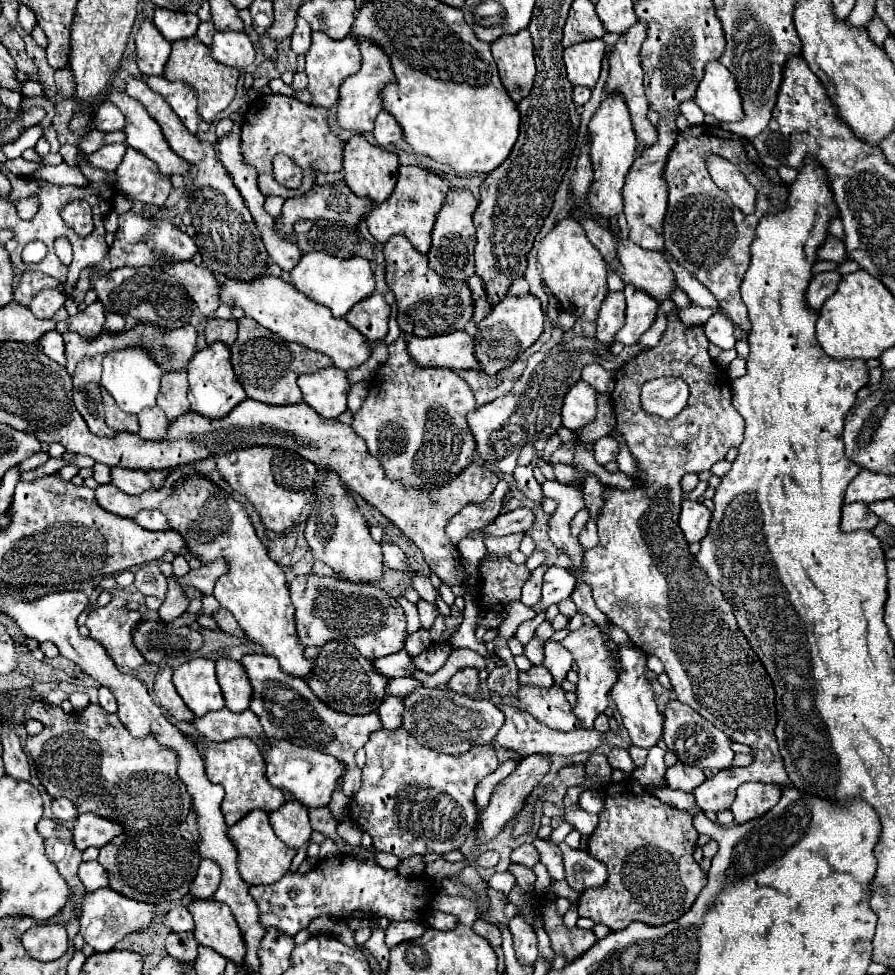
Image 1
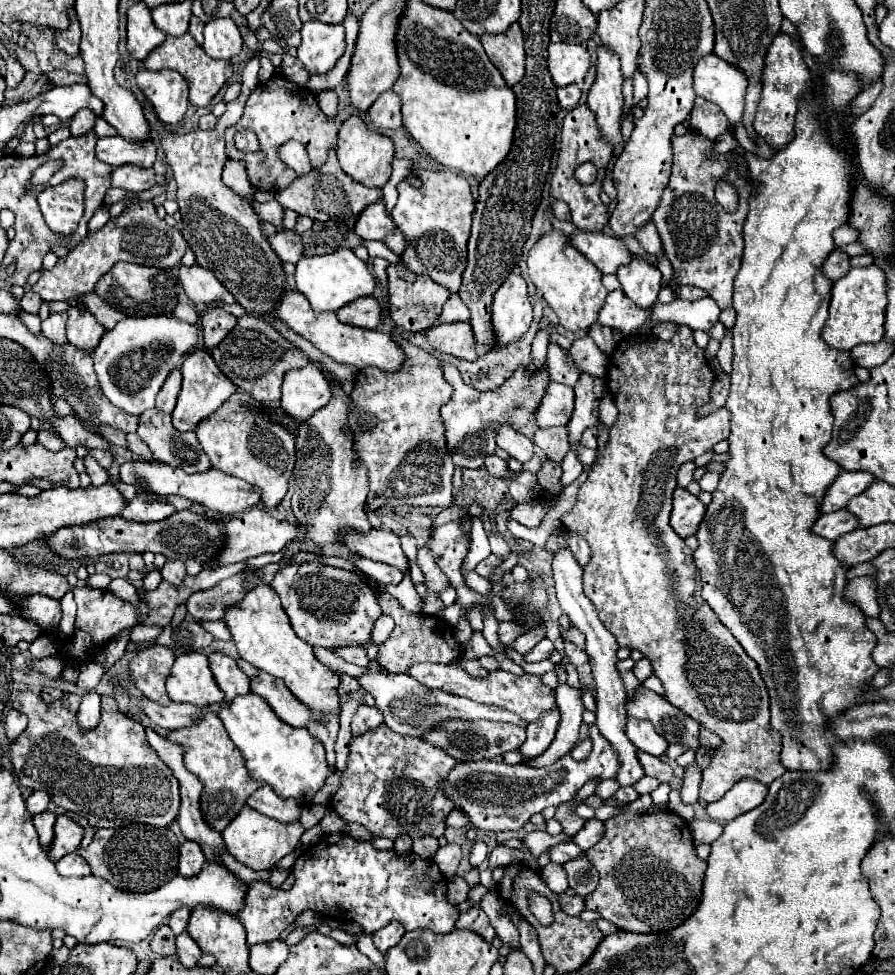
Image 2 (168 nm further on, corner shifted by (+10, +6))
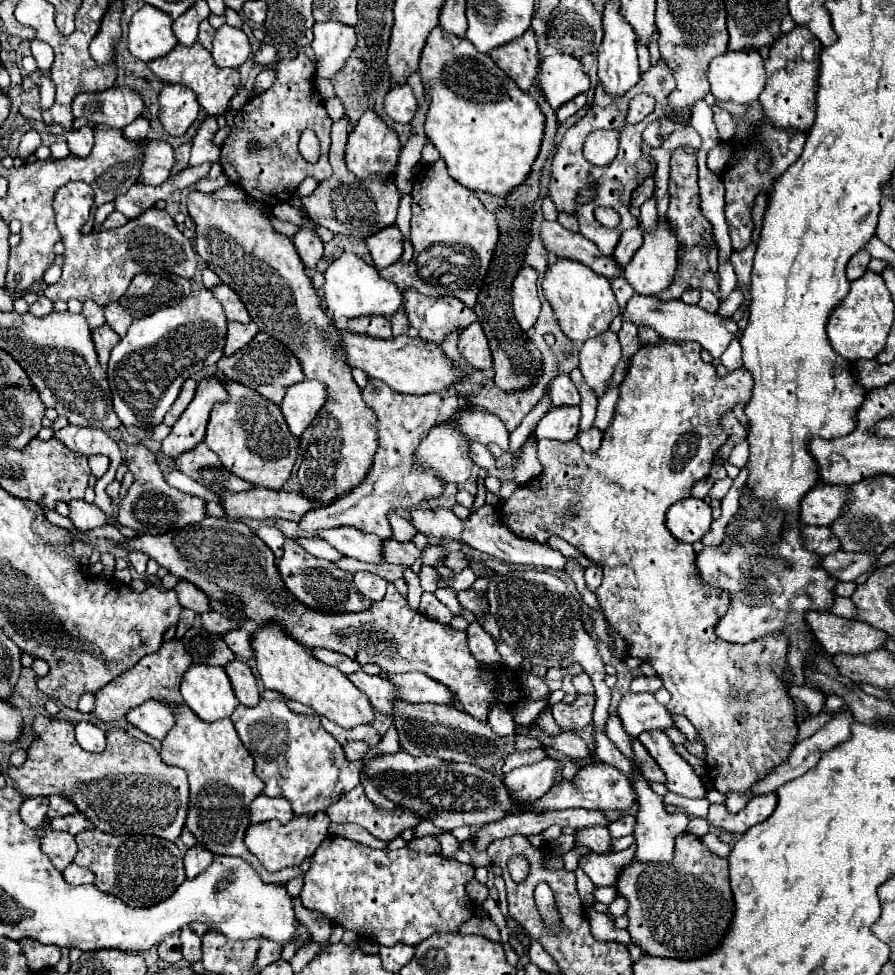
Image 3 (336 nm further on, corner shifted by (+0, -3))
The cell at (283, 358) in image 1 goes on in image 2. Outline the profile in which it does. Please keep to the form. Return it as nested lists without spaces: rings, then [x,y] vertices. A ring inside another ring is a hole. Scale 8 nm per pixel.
[[[243,315],[235,329],[213,349],[209,349],[217,367],[223,375],[233,381],[239,391],[247,391],[253,395],[257,403],[277,405],[281,399],[281,383],[283,375],[289,369],[299,369],[309,363],[309,357],[295,345],[291,345],[279,331],[275,331],[269,323],[261,321],[253,315]]]

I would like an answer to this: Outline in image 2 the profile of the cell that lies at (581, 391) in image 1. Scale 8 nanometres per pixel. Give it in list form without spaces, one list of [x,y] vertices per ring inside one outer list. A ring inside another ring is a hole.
[[[549,383],[541,399],[541,407],[537,407],[535,415],[537,425],[543,429],[567,425],[571,413],[573,413],[573,387],[561,383]]]

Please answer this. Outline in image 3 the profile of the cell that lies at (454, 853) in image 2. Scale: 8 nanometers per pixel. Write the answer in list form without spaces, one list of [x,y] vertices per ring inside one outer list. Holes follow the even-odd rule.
[[[445,832],[445,834],[439,836],[439,842],[441,842],[441,854],[443,854],[445,858],[455,858],[455,852],[459,850],[457,838],[455,838],[453,834]]]

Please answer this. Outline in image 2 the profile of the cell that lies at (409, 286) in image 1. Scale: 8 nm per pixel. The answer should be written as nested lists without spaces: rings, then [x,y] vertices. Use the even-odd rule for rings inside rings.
[[[403,261],[389,265],[387,269],[389,275],[389,311],[391,311],[391,319],[397,323],[397,327],[401,327],[403,331],[425,331],[429,327],[435,325],[437,317],[441,315],[441,307],[445,305],[445,301],[449,299],[449,289],[441,287],[439,283],[433,283],[433,279],[427,279],[427,275],[413,275]]]

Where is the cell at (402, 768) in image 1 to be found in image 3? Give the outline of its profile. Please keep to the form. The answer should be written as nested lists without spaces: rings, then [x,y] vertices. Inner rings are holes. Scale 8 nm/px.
[[[355,786],[353,790],[345,792],[331,808],[325,810],[331,822],[353,822],[367,828],[375,838],[383,842],[395,840],[403,830],[417,828],[417,824],[423,820],[417,812],[395,806],[395,810],[377,808],[363,792],[363,788]]]

